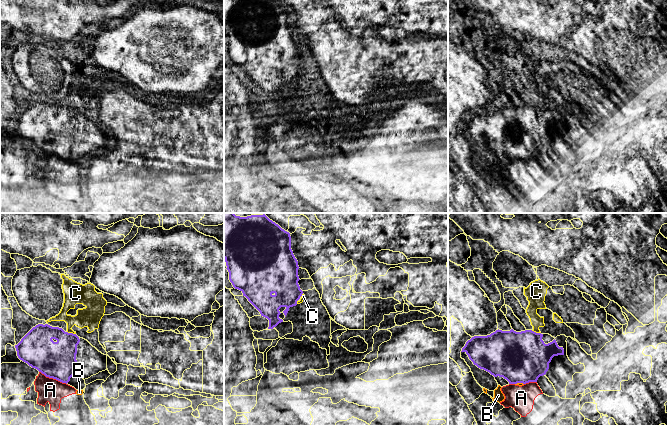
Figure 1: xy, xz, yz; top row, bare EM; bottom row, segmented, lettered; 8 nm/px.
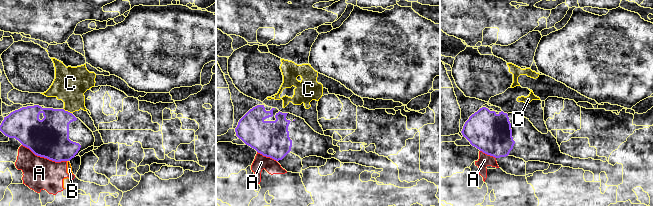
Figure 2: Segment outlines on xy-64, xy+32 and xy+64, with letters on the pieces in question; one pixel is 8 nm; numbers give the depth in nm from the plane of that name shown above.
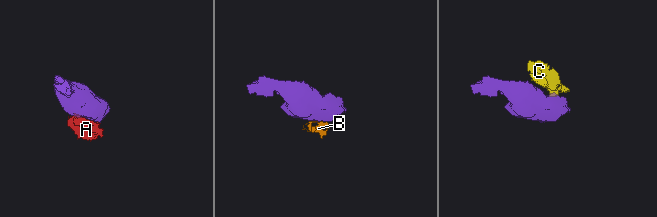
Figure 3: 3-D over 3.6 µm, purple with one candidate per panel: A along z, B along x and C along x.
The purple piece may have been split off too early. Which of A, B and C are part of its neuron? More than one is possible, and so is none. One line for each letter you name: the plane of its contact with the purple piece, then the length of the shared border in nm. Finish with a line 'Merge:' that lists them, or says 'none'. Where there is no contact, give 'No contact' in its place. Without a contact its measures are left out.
Merge: none

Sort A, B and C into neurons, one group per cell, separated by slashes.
A B / C

